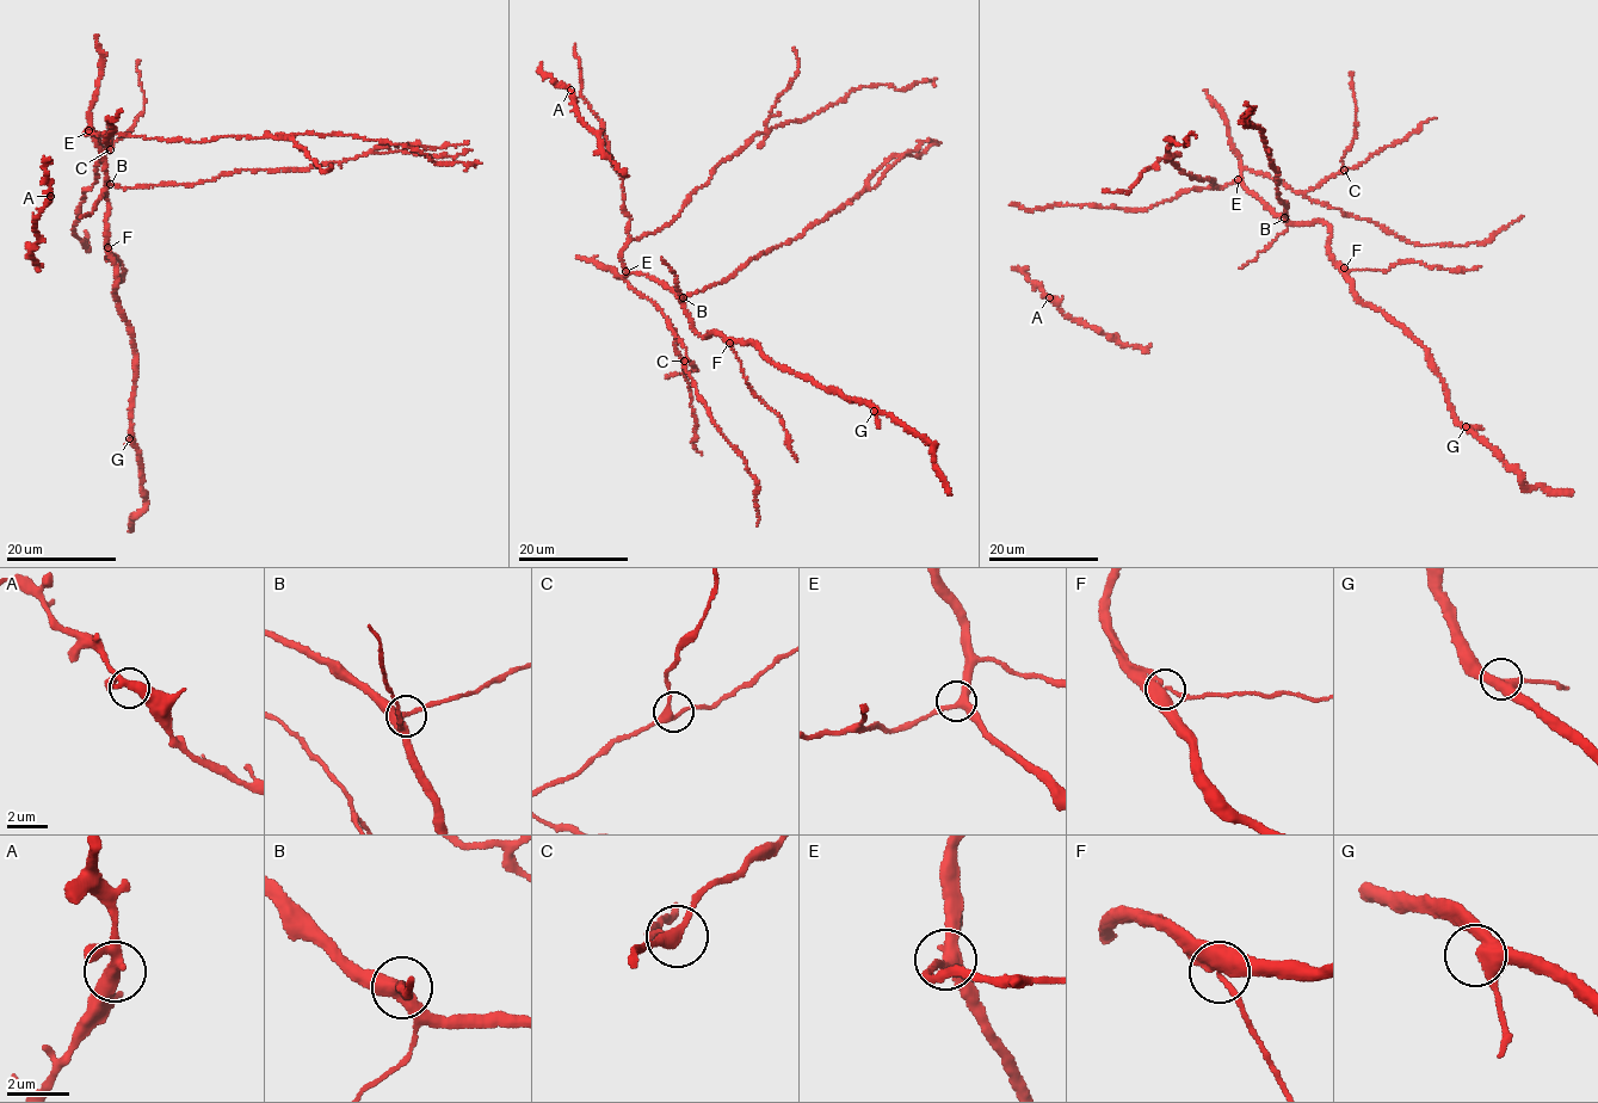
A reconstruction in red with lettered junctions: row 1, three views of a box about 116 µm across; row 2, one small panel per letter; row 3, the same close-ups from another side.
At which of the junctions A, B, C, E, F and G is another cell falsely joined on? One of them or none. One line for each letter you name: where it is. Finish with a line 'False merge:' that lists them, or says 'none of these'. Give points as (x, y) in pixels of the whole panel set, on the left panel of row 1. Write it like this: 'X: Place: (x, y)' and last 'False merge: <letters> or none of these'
False merge: none of these

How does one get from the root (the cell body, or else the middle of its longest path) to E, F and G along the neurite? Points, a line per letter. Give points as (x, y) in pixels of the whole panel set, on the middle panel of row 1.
E: (651, 278), (625, 271)
F: (651, 278), (677, 294), (695, 332), (705, 337), (715, 332), (728, 342)
G: (651, 278), (677, 294), (703, 337), (715, 332), (751, 342), (777, 364), (865, 400), (874, 411)

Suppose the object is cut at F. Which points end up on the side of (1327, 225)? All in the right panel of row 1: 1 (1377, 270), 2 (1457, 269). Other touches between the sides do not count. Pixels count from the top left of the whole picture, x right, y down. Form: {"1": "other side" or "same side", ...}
{"1": "other side", "2": "other side"}

